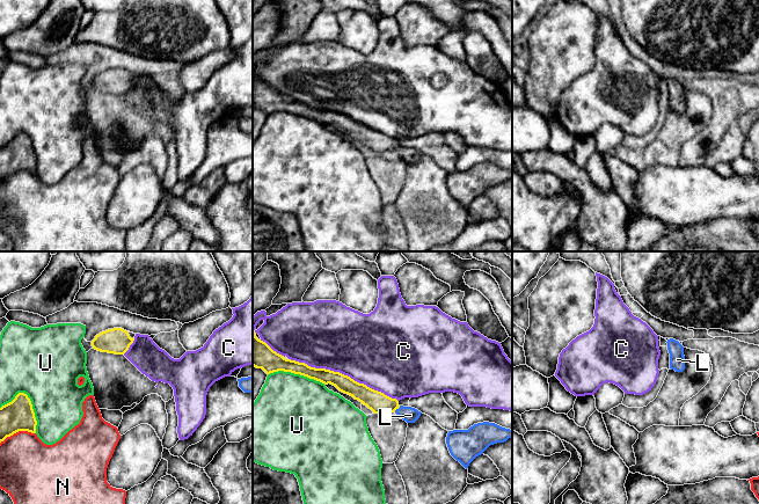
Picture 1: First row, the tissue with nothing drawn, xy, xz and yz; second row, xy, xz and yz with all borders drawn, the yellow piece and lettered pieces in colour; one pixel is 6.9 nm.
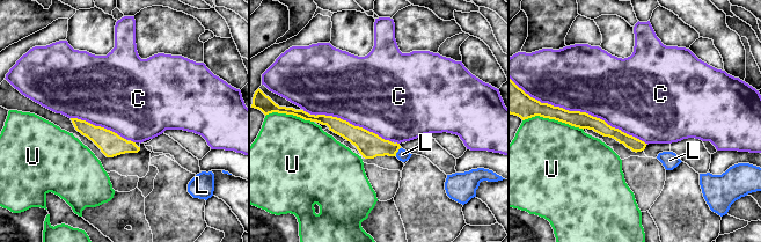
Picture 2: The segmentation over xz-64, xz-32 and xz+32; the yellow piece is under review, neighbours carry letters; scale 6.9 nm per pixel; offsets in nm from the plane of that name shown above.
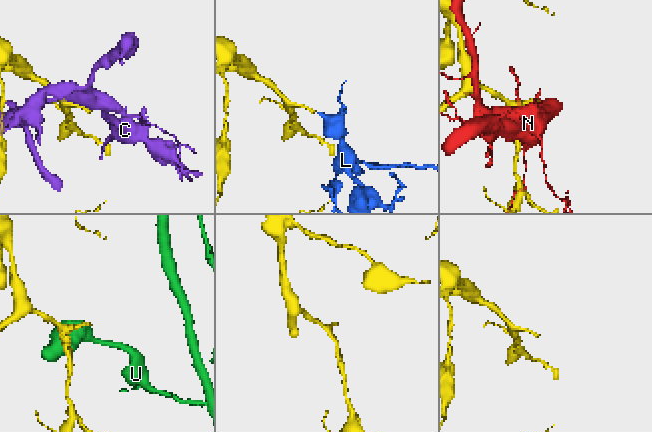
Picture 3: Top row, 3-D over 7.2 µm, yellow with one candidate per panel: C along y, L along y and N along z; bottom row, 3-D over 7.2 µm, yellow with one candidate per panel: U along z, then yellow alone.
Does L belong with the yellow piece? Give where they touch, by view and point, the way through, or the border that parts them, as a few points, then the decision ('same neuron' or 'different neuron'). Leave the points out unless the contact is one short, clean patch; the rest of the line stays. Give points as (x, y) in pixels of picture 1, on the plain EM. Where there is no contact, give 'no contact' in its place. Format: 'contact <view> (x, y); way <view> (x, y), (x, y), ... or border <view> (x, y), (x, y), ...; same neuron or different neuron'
contact xz (396, 148); way xz (378, 143), (396, 148), (410, 155); same neuron

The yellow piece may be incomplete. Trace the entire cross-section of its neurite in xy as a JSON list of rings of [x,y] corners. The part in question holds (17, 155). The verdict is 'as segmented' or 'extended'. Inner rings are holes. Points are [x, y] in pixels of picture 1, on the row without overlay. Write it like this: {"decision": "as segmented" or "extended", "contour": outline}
{"decision": "as segmented", "contour": [[[24,133],[0,148],[0,183],[19,171],[36,174],[36,166],[31,141]]]}

